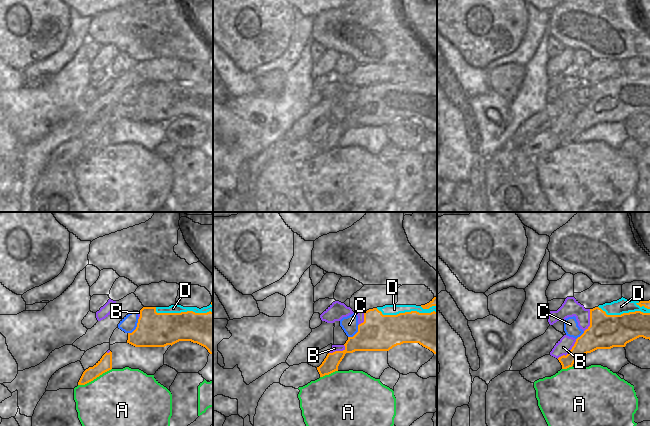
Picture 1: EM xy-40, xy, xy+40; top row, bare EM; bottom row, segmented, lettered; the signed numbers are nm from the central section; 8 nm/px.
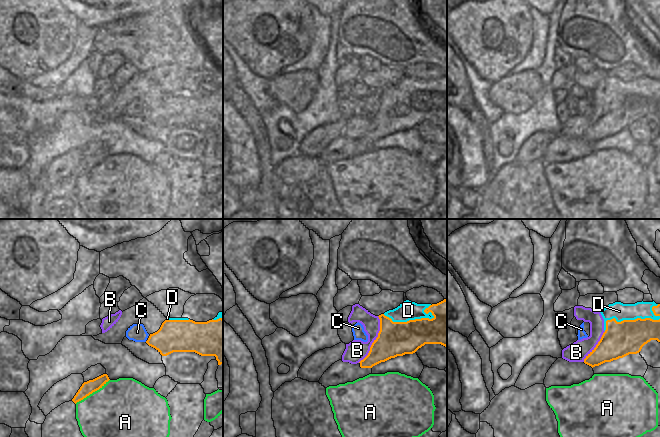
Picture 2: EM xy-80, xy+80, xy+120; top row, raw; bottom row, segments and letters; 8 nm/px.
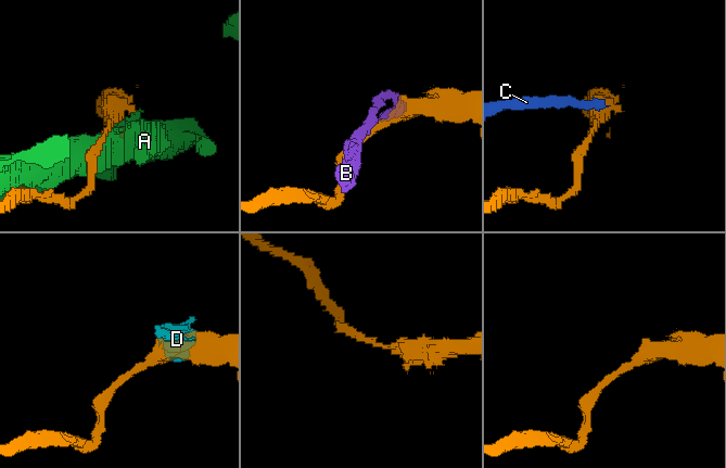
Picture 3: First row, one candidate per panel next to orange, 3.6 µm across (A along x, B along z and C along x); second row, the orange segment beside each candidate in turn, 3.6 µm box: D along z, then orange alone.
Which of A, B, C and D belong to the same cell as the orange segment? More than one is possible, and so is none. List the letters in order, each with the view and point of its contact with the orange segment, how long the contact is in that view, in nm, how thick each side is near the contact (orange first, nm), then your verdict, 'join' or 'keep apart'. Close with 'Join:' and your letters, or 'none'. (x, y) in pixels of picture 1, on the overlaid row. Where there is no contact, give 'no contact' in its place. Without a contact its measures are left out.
A: meets orange in xy-40 at (94, 378); contact 300 nm long; 110 nm thick on the orange side, 460 nm on the other; keep apart
B: meets orange in xy+40 at (570, 351); contact 220 nm long; 200 nm thick on the orange side, 120 nm on the other; keep apart
C: meets orange in xy-40 at (136, 327); contact 160 nm long; 280 nm thick on the orange side, 120 nm on the other; keep apart
D: meets orange in xy-40 at (182, 312); contact 460 nm long; 280 nm thick on the orange side, 60 nm on the other; keep apart
Join: none

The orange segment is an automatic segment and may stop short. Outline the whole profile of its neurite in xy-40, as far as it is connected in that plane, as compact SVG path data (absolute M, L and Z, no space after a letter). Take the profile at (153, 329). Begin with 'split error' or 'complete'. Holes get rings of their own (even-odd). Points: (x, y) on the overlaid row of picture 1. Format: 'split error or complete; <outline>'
complete; M143 307L139 312L137 327L132 333L128 333L127 343L135 347L165 347L179 341L191 341L213 354L213 312L157 313L156 307Z

